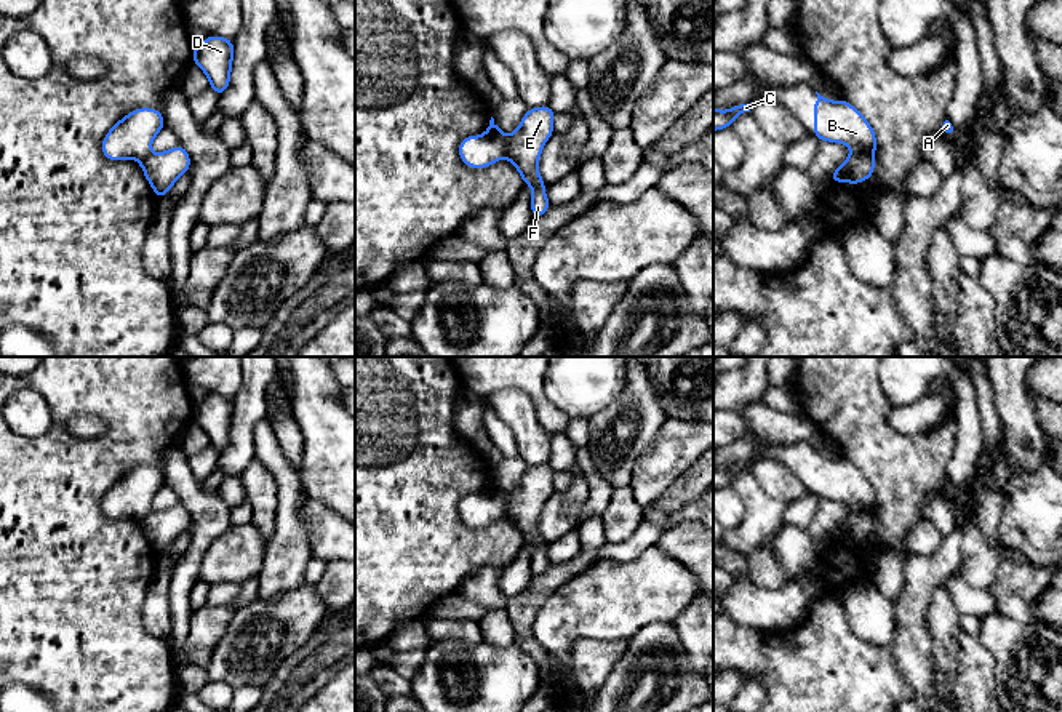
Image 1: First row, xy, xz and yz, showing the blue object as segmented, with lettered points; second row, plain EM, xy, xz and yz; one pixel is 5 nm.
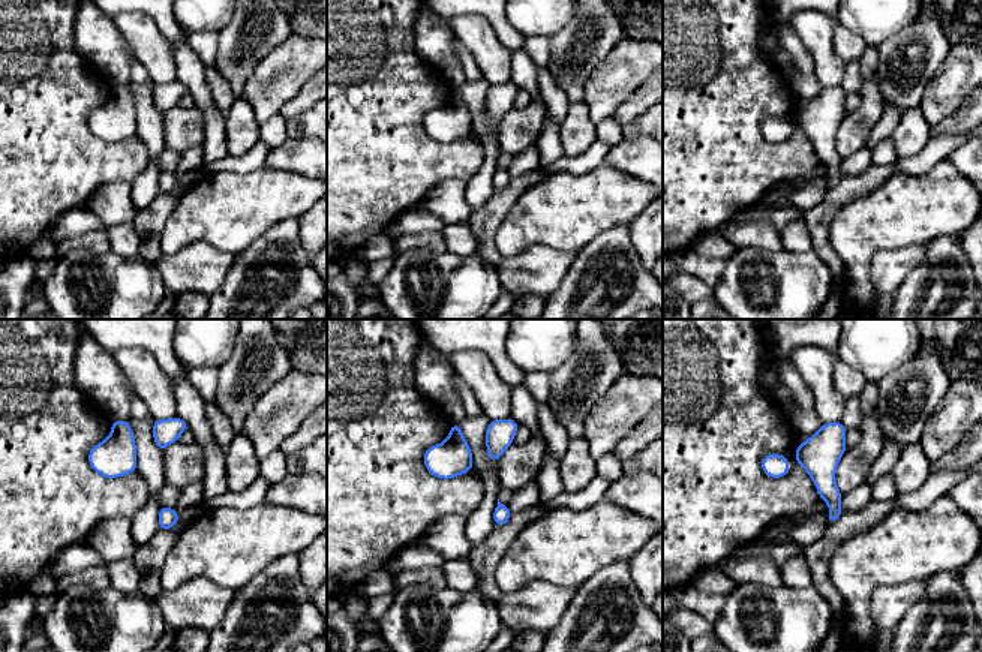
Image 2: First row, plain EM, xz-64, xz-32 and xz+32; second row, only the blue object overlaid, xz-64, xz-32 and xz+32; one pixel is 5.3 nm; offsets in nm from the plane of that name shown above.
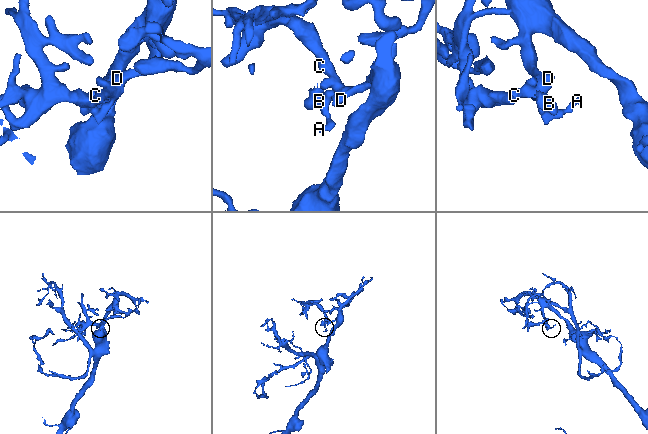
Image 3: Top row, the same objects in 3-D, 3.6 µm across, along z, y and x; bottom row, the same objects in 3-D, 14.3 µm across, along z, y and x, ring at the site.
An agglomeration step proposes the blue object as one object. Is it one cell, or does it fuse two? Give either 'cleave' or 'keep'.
cleave

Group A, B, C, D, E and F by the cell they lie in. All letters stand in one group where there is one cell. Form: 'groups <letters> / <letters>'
groups A C D E F / B

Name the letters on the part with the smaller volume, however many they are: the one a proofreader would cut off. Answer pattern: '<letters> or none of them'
B

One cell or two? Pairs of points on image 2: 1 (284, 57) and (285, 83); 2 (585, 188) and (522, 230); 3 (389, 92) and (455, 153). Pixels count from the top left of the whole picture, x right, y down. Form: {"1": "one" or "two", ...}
{"1": "one", "2": "one", "3": "one"}

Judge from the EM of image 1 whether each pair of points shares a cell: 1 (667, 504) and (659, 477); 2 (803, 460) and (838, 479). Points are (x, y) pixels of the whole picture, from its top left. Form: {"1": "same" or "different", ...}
{"1": "different", "2": "same"}

